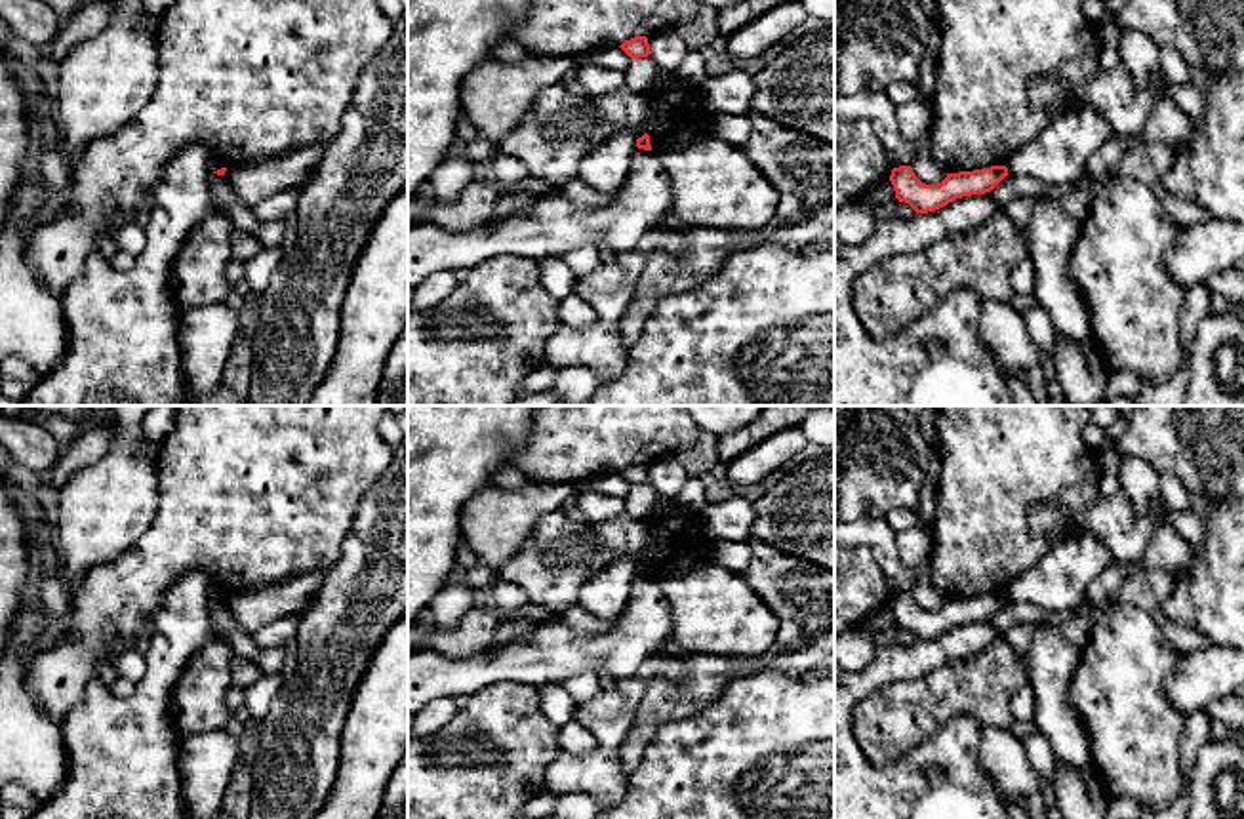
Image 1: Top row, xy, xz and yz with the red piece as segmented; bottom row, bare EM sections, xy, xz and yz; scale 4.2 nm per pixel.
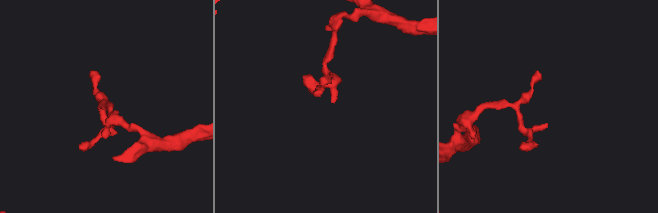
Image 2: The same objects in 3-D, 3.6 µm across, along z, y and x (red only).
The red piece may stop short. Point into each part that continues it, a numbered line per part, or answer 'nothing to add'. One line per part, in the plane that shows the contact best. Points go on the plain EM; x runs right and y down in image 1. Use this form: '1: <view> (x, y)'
nothing to add

